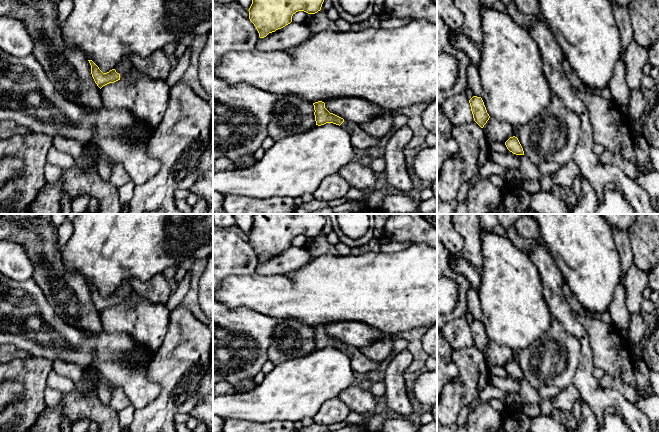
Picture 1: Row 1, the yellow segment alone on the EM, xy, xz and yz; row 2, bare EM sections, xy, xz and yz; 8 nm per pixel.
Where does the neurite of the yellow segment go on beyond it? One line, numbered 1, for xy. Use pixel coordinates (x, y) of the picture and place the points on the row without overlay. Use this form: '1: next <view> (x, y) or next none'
1: next xy (123, 292)

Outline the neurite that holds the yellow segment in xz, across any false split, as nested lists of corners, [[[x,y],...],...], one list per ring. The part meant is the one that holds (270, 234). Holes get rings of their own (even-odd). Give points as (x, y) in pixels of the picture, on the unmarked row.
[[[253,214],[253,224],[249,232],[249,243],[256,251],[259,261],[285,251],[292,246],[292,240],[298,235],[315,238],[321,234],[325,224],[323,214]]]

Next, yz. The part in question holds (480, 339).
[[[473,320],[469,324],[471,335],[473,338],[474,345],[483,352],[489,344],[490,340],[487,337],[486,331],[481,321]]]

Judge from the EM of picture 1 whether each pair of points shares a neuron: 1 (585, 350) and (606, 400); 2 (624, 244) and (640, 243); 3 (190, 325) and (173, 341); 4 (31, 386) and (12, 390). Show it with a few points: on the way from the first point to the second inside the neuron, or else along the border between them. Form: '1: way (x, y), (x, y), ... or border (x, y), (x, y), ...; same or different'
1: way (585, 363), (585, 380), (593, 388); same
2: border (627, 232), (634, 262); different
3: way (185, 330), (178, 339); same
4: border (19, 381), (23, 387), (23, 397), (10, 405); different

